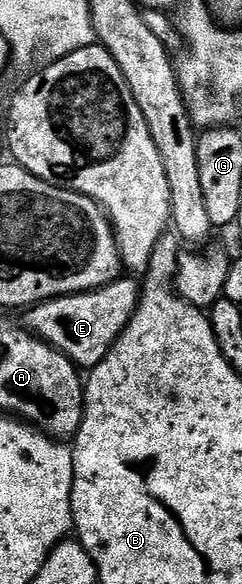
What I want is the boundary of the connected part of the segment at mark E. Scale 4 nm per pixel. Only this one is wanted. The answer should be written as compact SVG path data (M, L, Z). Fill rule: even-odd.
M115 282L107 283L97 291L83 291L77 295L63 295L57 299L47 299L45 303L37 303L35 307L29 307L23 312L23 326L27 328L36 338L43 343L49 343L56 351L61 351L68 359L72 360L80 369L91 369L97 367L106 357L113 345L118 341L118 337L126 329L126 325L132 319L132 311L120 311L120 295L116 292Z

